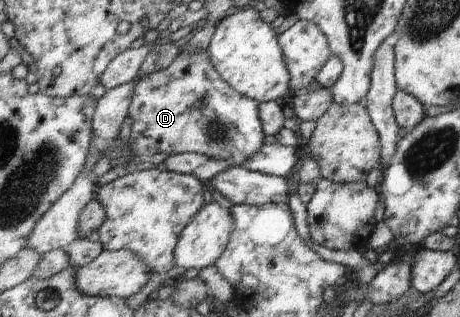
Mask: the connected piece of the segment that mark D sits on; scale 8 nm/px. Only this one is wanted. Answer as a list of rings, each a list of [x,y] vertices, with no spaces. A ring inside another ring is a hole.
[[[182,50],[170,67],[141,77],[134,90],[129,117],[133,121],[128,141],[130,147],[136,155],[140,155],[141,159],[154,153],[172,155],[196,152],[228,160],[232,168],[243,166],[248,158],[258,154],[263,149],[264,137],[266,137],[263,121],[260,119],[259,101],[236,91],[220,75],[220,72],[216,71],[206,51],[192,55]],[[202,101],[207,101],[207,106],[203,110],[198,107],[198,103]]]

